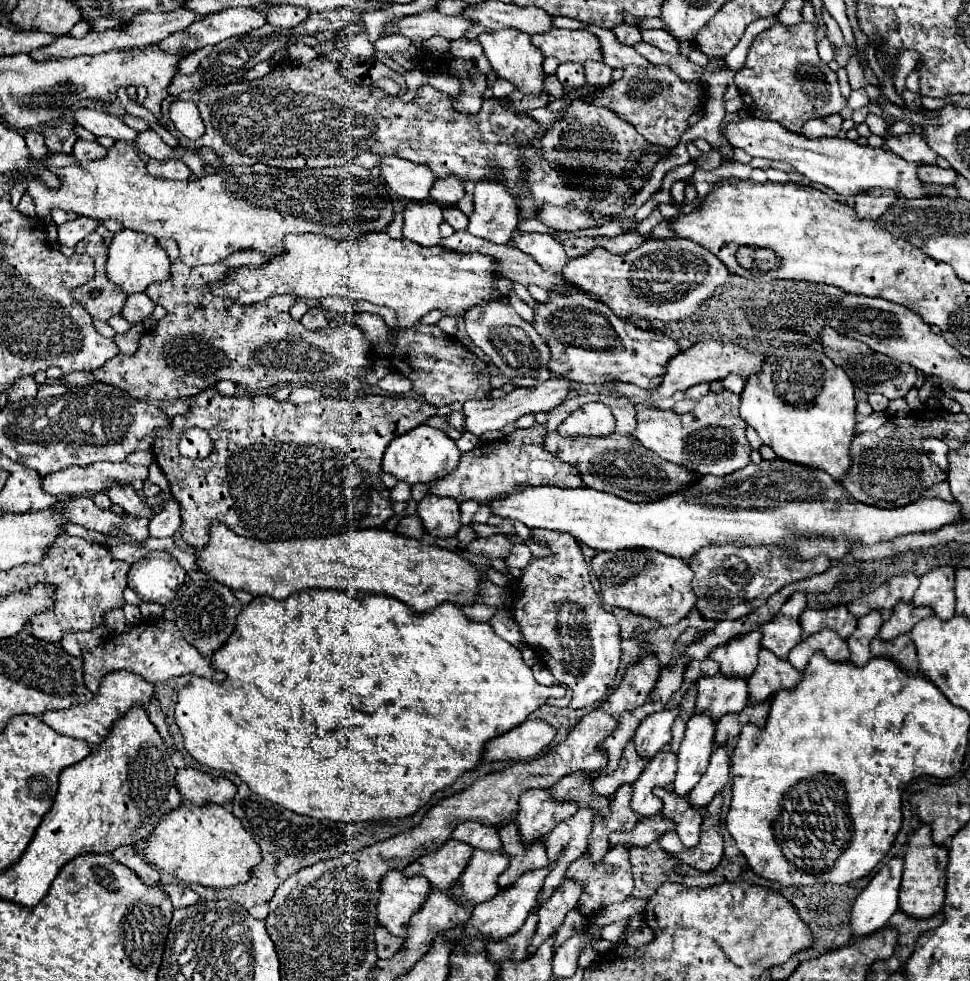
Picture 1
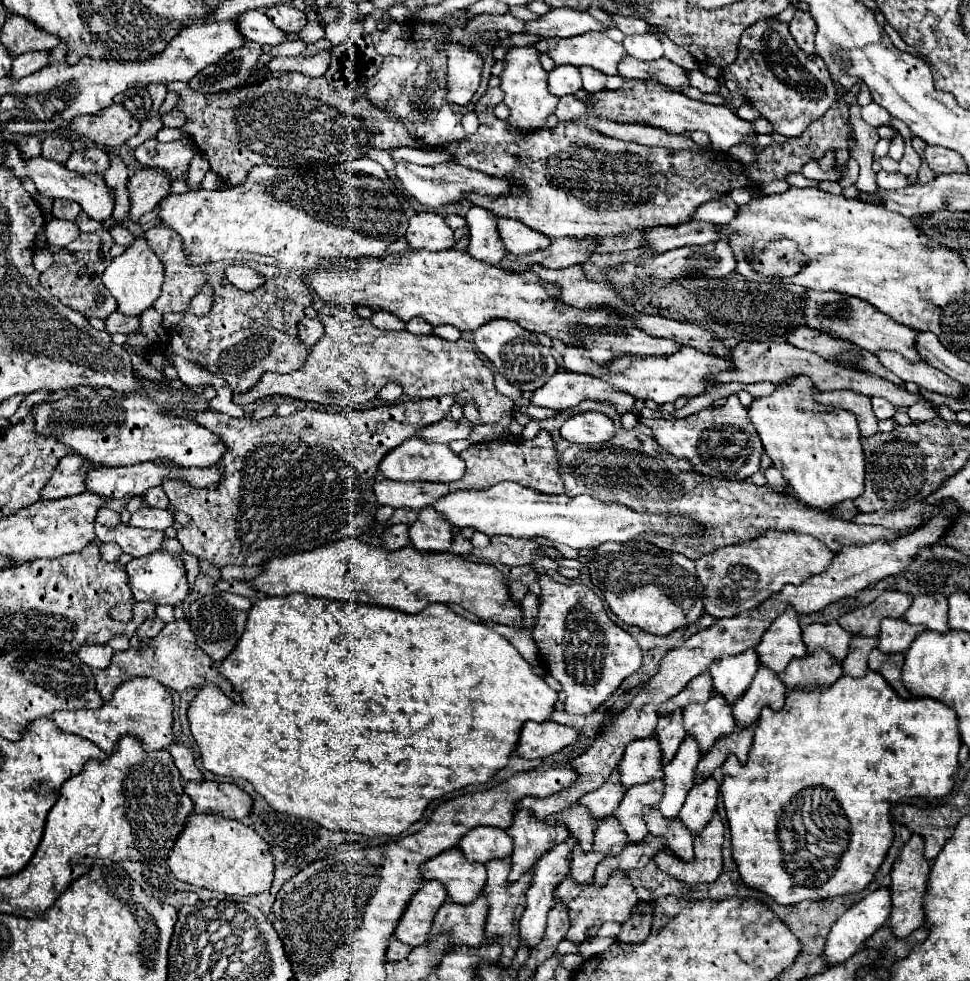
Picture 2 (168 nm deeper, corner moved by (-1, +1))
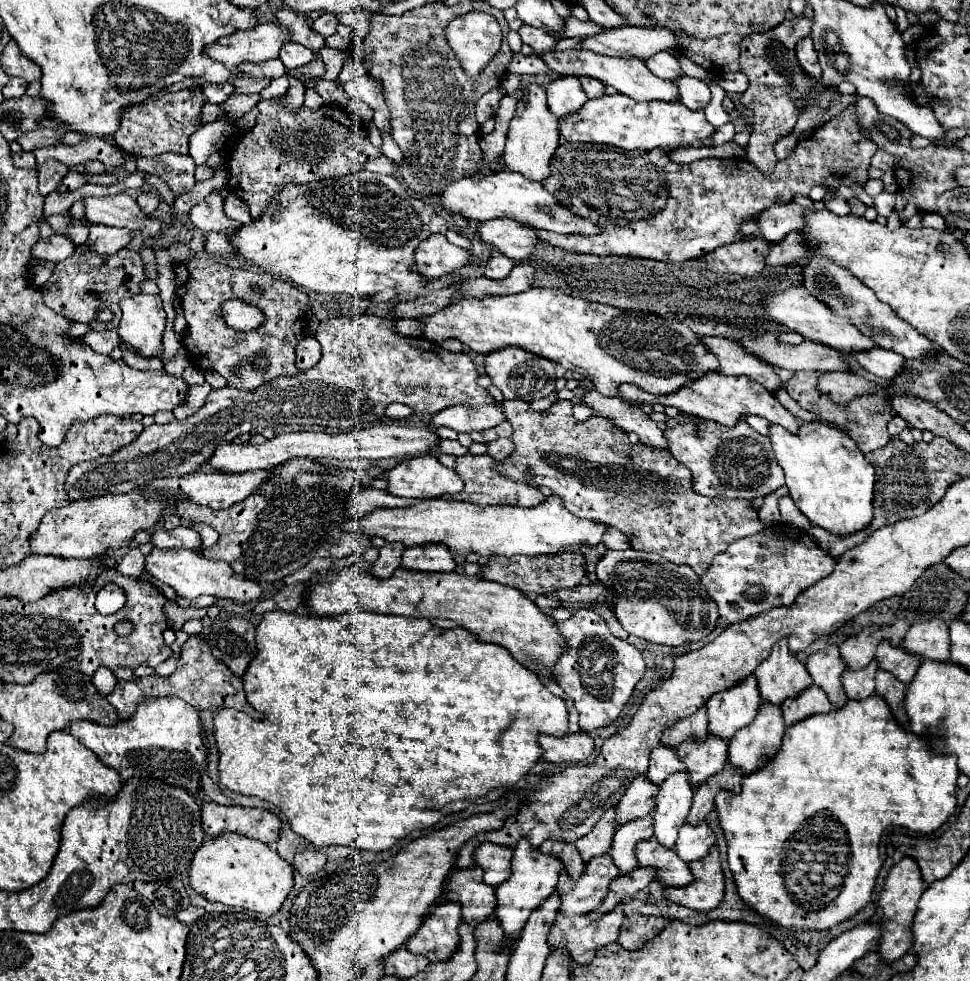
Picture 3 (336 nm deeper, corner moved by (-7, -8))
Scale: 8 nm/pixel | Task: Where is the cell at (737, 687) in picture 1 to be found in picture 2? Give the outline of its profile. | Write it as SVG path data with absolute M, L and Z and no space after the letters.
M712 695L706 703L686 705L682 715L686 735L694 737L702 755L710 751L710 747L722 735L730 735L730 731L736 731L732 705L728 705L720 695Z

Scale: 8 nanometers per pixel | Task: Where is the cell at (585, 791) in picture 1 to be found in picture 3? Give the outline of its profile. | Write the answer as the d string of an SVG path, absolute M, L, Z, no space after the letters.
M546 840L546 842L540 846L540 850L548 854L548 848L550 848L550 854L560 856L560 860L564 862L564 866L566 866L566 870L568 870L568 874L570 874L570 876L574 876L576 880L582 876L582 872L584 872L584 868L586 868L586 864L584 864L584 860L582 860L580 852L576 850L576 844L574 844L574 842L554 840L554 842L550 842L550 846L548 846L548 840Z

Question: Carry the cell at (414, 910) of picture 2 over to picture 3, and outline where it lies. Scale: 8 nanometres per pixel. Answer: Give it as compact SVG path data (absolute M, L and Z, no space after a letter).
M448 900L434 904L430 916L426 916L418 932L406 942L406 948L414 954L426 956L430 962L444 960L458 946L456 928L460 922L460 904Z

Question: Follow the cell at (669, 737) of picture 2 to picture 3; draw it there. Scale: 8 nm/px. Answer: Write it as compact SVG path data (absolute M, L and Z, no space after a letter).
M660 744L658 748L652 750L650 754L650 768L648 768L648 778L654 780L656 784L662 784L672 772L684 770L684 760L678 756L676 748Z

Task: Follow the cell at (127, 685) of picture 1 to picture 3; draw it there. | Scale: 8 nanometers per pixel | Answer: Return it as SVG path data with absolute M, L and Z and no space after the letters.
M146 698L142 700L134 714L128 720L118 720L114 726L100 726L90 720L76 720L68 726L68 732L80 740L86 748L90 748L106 766L112 766L122 780L130 780L134 776L138 778L160 778L168 784L180 784L182 788L188 788L190 794L198 796L200 790L200 776L204 772L206 764L206 748L202 744L202 728L198 710L186 704L180 698Z

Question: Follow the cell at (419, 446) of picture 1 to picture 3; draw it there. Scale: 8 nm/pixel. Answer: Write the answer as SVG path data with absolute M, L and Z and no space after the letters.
M434 456L408 458L388 470L386 480L388 492L400 498L436 498L464 488L464 480Z

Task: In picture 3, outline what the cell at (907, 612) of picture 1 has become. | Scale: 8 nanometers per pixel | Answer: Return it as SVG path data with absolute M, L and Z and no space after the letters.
M888 640L880 642L878 650L876 650L876 658L882 670L892 672L898 680L902 682L910 682L912 676L916 674L918 666L920 666L920 656L906 652L902 646L892 646Z

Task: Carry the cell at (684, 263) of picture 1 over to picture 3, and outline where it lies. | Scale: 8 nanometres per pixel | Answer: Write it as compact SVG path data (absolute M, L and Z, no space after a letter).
M764 238L752 240L748 244L732 242L712 250L704 256L704 264L708 270L716 274L738 274L738 276L756 276L764 268Z

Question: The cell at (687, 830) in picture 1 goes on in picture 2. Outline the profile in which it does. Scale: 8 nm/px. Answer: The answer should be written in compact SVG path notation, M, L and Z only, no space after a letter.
M646 807L646 811L642 811L642 813L644 813L642 817L648 825L650 835L664 839L666 847L674 855L678 855L678 859L682 859L682 861L694 859L694 851L692 851L694 837L686 827L682 827L682 823L678 819L664 819L656 807Z

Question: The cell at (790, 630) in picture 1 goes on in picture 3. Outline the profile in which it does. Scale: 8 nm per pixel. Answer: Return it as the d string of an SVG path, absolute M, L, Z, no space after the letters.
M780 638L770 656L754 670L758 678L760 696L766 702L782 704L788 696L796 696L800 690L812 686L806 666L788 648L788 638Z

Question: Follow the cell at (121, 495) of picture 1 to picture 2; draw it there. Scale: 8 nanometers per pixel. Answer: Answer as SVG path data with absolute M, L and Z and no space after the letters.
M140 507L132 519L130 525L140 529L158 529L164 531L174 525L174 515L168 509L152 509L152 507Z

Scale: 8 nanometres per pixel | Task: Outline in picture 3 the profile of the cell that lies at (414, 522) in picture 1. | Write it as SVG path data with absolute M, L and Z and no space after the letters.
M386 542L386 544L380 548L380 556L378 556L378 560L374 562L372 574L378 576L378 578L388 578L388 576L392 576L392 572L402 564L402 552L404 552L404 550L406 550L404 544Z

